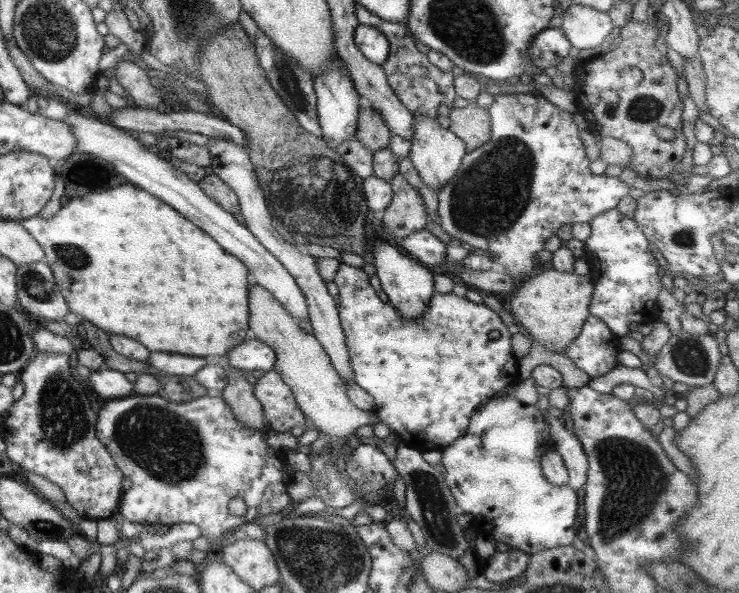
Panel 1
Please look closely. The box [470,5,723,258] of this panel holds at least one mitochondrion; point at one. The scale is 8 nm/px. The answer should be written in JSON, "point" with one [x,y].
{"point":[645,108]}

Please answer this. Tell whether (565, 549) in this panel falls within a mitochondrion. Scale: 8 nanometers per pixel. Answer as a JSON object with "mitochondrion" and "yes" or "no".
{"mitochondrion":"no"}

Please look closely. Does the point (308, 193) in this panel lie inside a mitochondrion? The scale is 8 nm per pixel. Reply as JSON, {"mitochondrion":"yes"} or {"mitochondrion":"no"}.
{"mitochondrion":"yes"}

